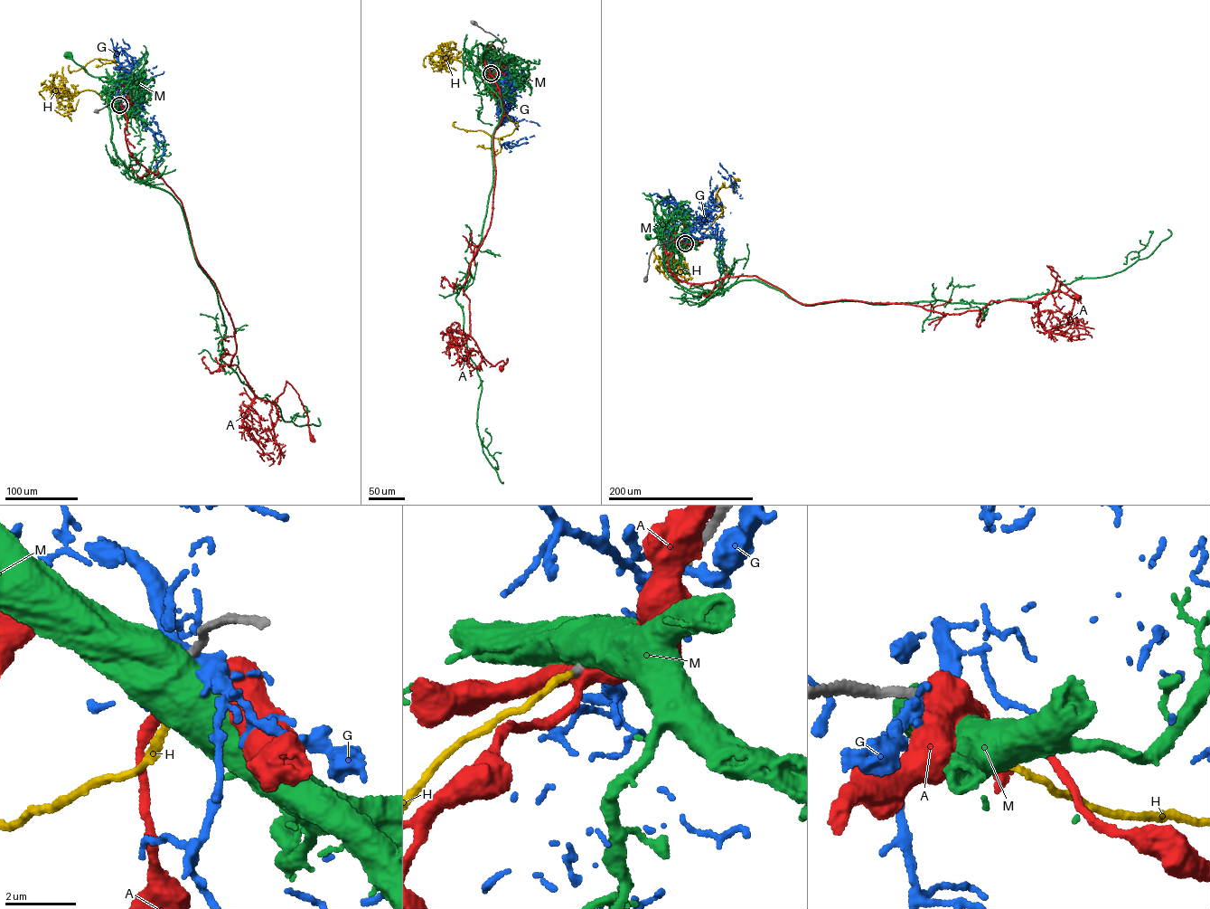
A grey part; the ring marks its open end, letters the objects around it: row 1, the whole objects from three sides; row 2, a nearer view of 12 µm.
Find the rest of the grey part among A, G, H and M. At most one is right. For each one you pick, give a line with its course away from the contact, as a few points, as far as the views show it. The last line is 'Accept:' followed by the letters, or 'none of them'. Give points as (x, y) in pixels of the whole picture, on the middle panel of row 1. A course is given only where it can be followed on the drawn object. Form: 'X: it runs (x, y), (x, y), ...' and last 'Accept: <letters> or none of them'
H: it runs (491, 73), (482, 80), (517, 127), (501, 139), (483, 130), (459, 128), (453, 124), (455, 122)
Accept: H

